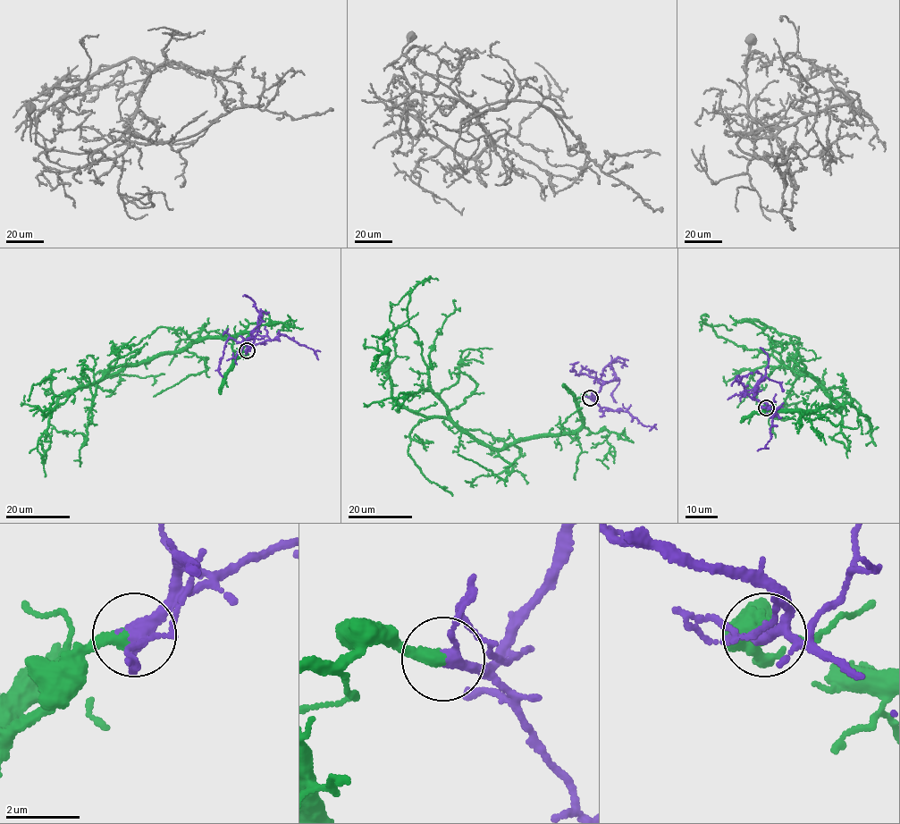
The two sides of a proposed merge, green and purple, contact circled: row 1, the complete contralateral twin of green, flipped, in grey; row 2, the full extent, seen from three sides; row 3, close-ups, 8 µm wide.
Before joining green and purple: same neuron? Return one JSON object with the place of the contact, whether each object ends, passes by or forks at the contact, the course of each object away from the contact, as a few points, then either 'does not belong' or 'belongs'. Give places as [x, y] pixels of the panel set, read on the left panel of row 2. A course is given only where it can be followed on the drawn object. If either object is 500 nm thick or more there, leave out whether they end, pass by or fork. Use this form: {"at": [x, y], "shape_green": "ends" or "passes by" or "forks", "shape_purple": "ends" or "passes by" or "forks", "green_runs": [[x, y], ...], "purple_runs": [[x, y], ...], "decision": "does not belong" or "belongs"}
{"at": [247, 350], "shape_green": "ends", "shape_purple": "passes by", "green_runs": [[246, 350], [235, 359], [249, 333], [206, 336], [63, 397], [51, 388], [54, 370], [33, 384], [27, 400]], "purple_runs": [[246, 350], [251, 344], [236, 341], [230, 337], [227, 340], [219, 364], [219, 371], [222, 377]], "decision": "belongs"}

